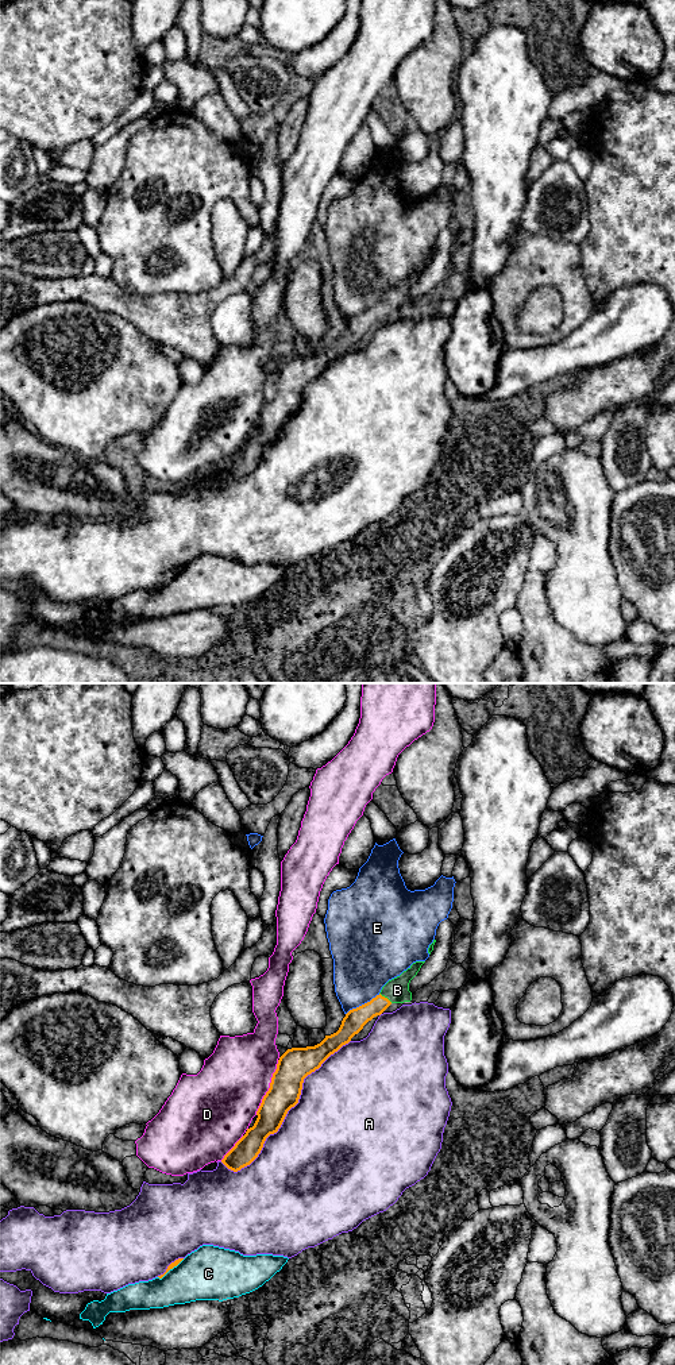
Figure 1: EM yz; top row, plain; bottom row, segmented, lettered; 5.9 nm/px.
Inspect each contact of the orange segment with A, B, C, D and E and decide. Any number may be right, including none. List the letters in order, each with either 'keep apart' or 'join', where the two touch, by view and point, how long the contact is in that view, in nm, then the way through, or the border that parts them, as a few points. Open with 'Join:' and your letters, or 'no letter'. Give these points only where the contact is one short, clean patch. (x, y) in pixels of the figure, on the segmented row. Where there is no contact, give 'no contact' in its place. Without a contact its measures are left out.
Join: B
A: keep apart | yz (286, 1113) | 1050 nm
B: join | yz (386, 998) | 100 nm | across yz (354, 1021), (386, 998), (397, 990)
C: keep apart | yz (170, 1268) | 200 nm
D: keep apart | yz (270, 1087) | 360 nm
E: keep apart | yz (362, 1005) | 240 nm | along yz (380, 994), (353, 1007), (346, 1014)

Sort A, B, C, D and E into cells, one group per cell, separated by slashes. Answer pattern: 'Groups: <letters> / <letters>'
Groups: A C / B / D / E

